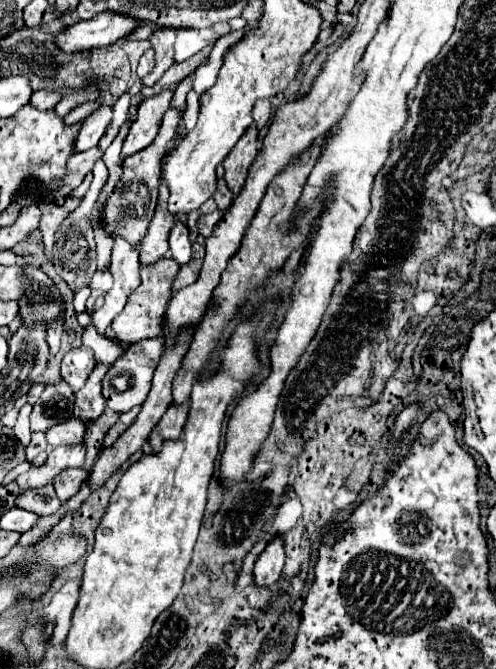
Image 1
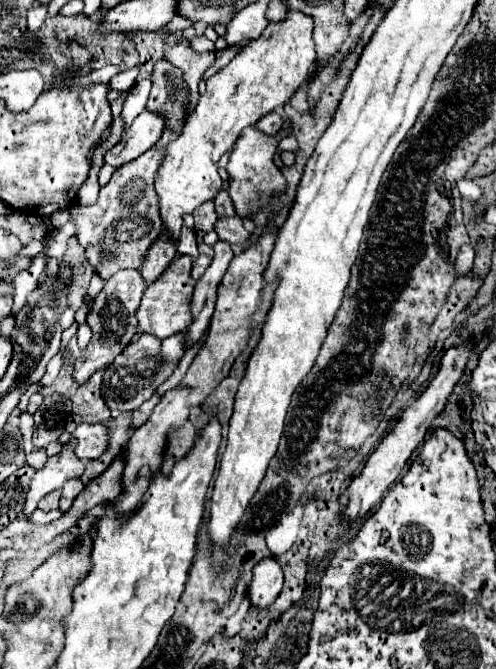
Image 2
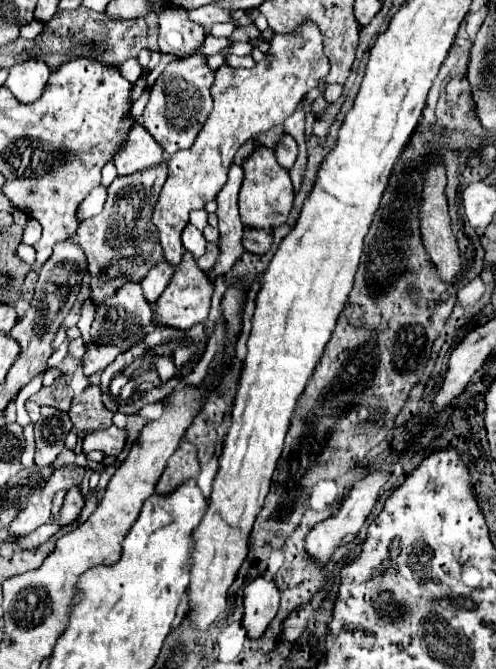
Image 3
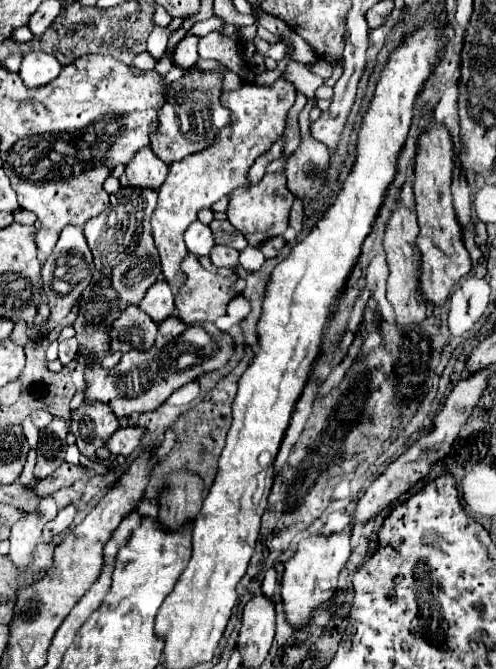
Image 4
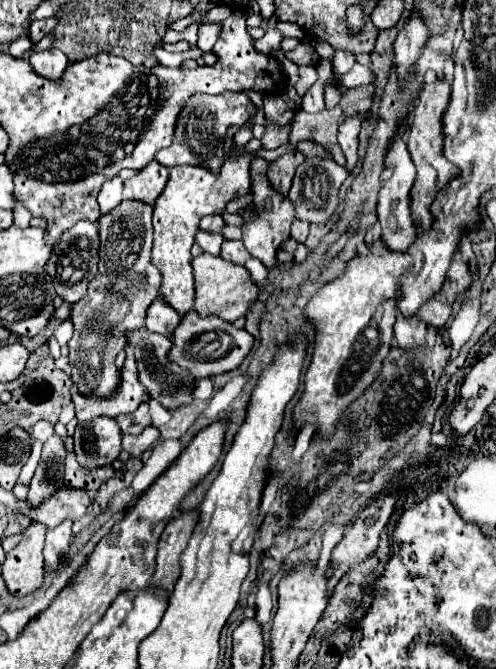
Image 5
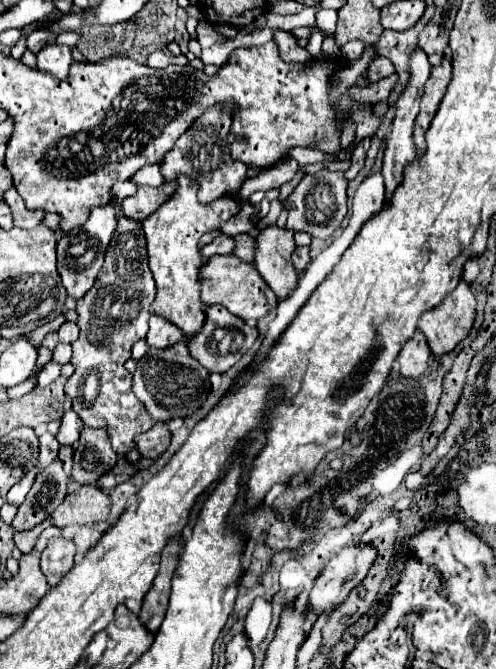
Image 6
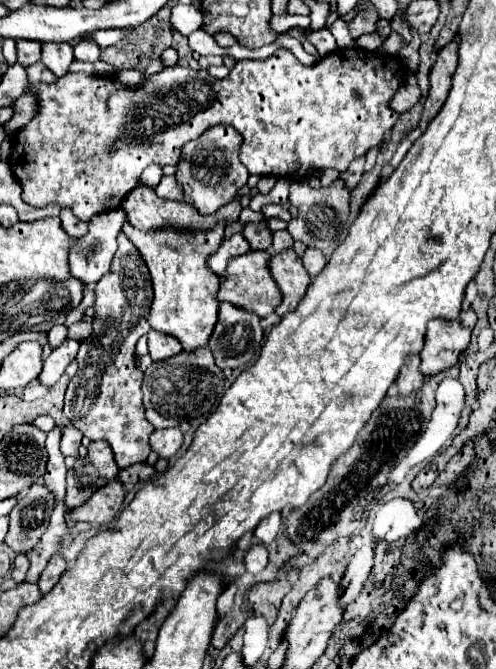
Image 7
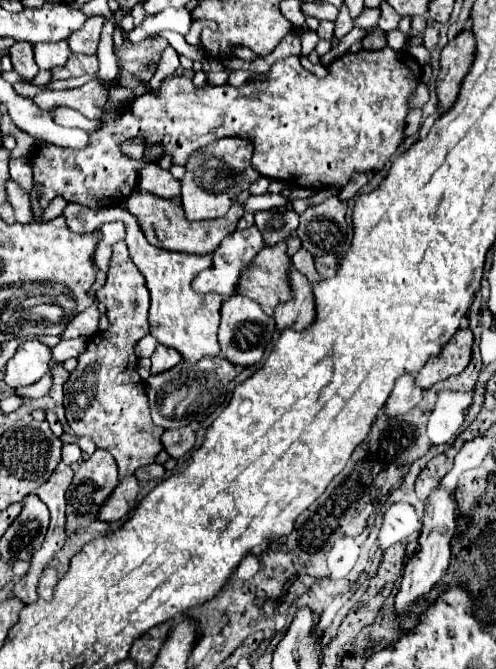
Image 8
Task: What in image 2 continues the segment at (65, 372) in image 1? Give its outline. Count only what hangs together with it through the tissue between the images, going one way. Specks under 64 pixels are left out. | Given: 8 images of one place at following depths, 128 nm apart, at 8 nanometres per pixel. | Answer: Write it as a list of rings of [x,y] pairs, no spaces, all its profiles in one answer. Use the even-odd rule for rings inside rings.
[[[122,270],[116,272],[102,288],[102,292],[96,296],[96,304],[92,308],[92,314],[88,314],[88,326],[92,328],[92,340],[86,350],[82,350],[80,358],[74,364],[74,380],[78,384],[86,384],[90,376],[98,370],[106,370],[114,358],[130,344],[130,340],[136,336],[134,322],[130,322],[128,316],[136,316],[142,294],[146,290],[146,284],[138,270]]]

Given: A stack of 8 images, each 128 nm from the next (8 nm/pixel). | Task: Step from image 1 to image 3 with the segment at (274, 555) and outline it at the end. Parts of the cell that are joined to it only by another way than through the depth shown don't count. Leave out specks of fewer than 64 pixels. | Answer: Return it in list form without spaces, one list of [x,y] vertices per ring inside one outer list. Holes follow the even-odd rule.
[[[258,576],[244,588],[244,618],[242,626],[246,628],[246,638],[256,642],[260,640],[270,622],[278,612],[280,594],[274,580]]]

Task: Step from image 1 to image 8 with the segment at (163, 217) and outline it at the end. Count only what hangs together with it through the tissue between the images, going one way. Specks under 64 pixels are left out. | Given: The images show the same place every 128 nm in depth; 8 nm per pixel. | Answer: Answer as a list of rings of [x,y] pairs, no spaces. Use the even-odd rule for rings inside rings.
[[[158,344],[156,352],[152,354],[152,374],[166,372],[168,368],[174,368],[180,360],[182,360],[182,356],[178,352],[174,352],[172,348],[166,348],[166,346]]]

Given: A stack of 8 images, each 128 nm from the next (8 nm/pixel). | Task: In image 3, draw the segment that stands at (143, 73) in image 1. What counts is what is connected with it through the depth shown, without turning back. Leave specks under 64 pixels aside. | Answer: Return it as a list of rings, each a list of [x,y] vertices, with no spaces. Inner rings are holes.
[[[190,56],[184,62],[172,62],[152,86],[150,102],[138,122],[148,130],[148,134],[164,148],[166,154],[190,148],[198,132],[202,130],[208,114],[212,112],[210,88],[214,84],[216,70],[208,66],[206,56]]]

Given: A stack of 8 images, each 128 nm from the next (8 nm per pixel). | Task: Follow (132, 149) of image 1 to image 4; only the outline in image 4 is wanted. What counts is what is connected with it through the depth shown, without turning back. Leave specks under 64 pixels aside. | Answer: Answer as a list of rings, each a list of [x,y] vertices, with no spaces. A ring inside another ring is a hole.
[[[144,148],[142,152],[138,152],[138,156],[134,156],[130,164],[126,164],[126,172],[120,176],[120,184],[124,188],[132,186],[132,188],[158,190],[166,180],[166,174],[168,164],[164,164],[158,156],[154,156],[150,148]]]

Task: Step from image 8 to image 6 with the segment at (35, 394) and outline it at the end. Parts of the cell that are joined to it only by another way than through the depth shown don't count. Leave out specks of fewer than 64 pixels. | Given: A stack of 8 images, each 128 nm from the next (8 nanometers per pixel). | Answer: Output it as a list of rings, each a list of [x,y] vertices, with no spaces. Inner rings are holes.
[[[60,342],[60,344],[56,346],[56,350],[54,350],[52,360],[54,360],[54,362],[58,362],[60,366],[64,366],[64,364],[68,364],[68,362],[70,362],[70,358],[72,358],[72,346],[70,346],[70,344]]]

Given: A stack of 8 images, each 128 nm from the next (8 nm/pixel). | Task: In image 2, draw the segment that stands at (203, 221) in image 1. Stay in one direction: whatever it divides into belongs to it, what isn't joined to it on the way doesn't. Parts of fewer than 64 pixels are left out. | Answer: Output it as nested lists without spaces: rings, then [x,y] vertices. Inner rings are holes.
[[[232,216],[232,218],[218,218],[216,222],[216,228],[218,236],[222,240],[226,240],[228,244],[244,244],[244,242],[250,242],[252,238],[252,232],[248,232],[244,228],[244,222],[240,216]]]

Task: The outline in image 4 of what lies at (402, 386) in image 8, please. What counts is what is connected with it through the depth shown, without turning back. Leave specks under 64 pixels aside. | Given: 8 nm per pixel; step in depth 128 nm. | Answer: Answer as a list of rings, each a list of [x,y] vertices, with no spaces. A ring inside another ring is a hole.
[[[398,200],[396,208],[392,210],[392,216],[386,222],[386,232],[384,232],[384,250],[386,250],[388,272],[390,272],[388,274],[388,302],[394,308],[398,326],[422,322],[426,318],[426,304],[418,300],[418,288],[414,288],[414,276],[418,276],[418,248],[415,243],[418,234],[419,227],[414,204],[404,206]]]

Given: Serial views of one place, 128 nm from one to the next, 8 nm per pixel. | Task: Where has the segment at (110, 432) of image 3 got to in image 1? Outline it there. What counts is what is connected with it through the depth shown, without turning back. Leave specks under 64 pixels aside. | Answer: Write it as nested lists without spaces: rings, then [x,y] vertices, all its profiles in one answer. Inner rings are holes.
[[[70,418],[46,432],[46,440],[50,446],[78,446],[86,442],[86,422],[78,418]]]

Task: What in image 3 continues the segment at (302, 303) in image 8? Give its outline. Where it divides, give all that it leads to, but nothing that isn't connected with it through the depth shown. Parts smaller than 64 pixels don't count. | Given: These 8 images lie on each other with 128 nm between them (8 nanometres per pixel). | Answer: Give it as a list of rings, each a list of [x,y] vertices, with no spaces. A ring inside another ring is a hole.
[[[264,146],[256,148],[256,152],[244,162],[244,182],[238,198],[240,220],[244,228],[272,230],[276,226],[286,224],[288,214],[292,210],[292,200],[294,200],[294,192],[292,192],[290,174],[278,164],[274,150]]]

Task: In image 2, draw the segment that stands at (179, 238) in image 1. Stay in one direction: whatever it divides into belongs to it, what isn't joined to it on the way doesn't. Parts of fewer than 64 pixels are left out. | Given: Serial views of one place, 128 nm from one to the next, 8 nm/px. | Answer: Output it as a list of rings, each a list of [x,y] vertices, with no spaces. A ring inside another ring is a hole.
[[[184,226],[182,228],[182,234],[180,234],[180,240],[178,240],[178,248],[176,248],[180,254],[186,254],[190,256],[192,260],[198,258],[198,244],[196,244],[196,234],[192,228]]]

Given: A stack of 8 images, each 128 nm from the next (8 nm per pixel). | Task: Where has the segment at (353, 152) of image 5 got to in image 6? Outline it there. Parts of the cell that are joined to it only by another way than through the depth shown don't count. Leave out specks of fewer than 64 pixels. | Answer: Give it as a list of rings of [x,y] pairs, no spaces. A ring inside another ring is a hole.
[[[358,144],[358,148],[354,148],[354,158],[350,160],[350,168],[344,172],[346,180],[354,180],[362,168],[364,168],[364,148],[362,144]]]

